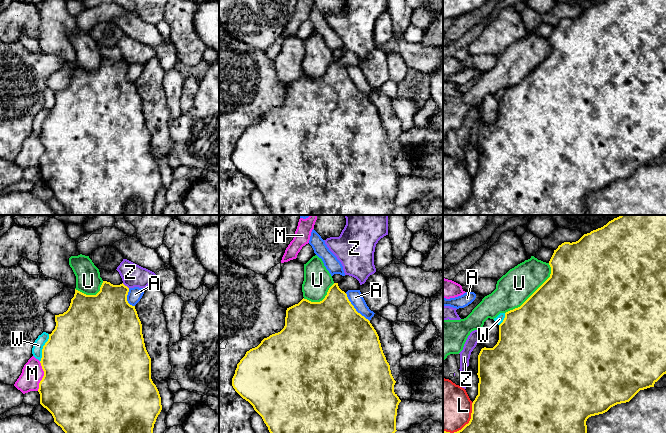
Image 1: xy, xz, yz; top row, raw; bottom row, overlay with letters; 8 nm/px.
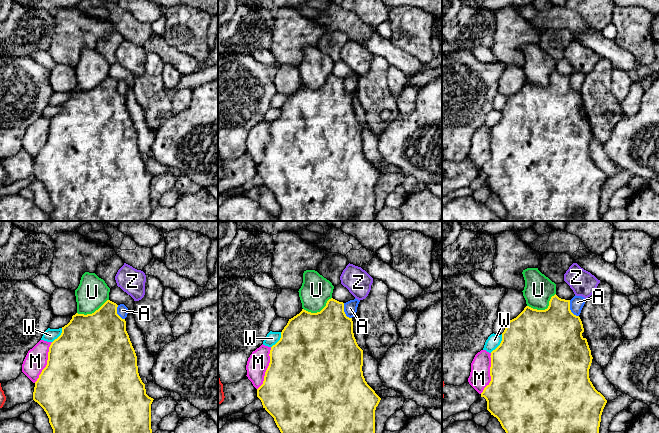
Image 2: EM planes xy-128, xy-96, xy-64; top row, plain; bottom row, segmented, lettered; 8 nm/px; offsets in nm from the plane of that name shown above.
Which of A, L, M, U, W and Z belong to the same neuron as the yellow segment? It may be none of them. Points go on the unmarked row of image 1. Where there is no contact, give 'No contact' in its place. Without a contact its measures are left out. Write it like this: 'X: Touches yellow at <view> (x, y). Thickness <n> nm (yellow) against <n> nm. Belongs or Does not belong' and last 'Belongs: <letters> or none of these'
A: Touches yellow at xz (354, 84). Thickness 500 nm (yellow) against 110 nm. Does not belong
L: Touches yellow at yz (466, 200). Thickness 480 nm (yellow) against 400 nm. Does not belong
M: Touches yellow at xy (43, 152). Thickness 500 nm (yellow) against 180 nm. Does not belong
U: Touches yellow at yz (534, 68). Thickness 500 nm (yellow) against 280 nm. Does not belong
W: Touches yellow at xy (43, 124). Thickness 500 nm (yellow) against 80 nm. Does not belong
Z: Touches yellow at xy (124, 61). Thickness 340 nm (yellow) against 190 nm. Does not belong
Belongs: none of these

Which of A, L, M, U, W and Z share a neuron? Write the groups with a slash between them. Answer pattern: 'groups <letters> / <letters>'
groups A W / L / M / U / Z

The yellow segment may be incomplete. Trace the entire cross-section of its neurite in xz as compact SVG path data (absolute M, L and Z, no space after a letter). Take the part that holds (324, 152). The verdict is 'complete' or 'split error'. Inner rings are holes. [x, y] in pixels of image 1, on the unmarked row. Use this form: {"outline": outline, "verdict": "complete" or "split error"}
{"outline": "M338 59L329 64L327 71L320 78L311 78L303 74L298 80L287 84L284 104L264 114L257 123L247 127L237 140L232 154L235 167L262 193L273 215L392 215L392 211L397 207L396 192L401 178L394 168L395 159L376 106L368 95L356 87Z", "verdict": "complete"}

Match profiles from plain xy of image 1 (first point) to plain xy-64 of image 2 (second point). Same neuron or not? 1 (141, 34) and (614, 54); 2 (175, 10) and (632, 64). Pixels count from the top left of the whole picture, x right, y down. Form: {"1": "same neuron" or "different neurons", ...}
{"1": "same neuron", "2": "different neurons"}

